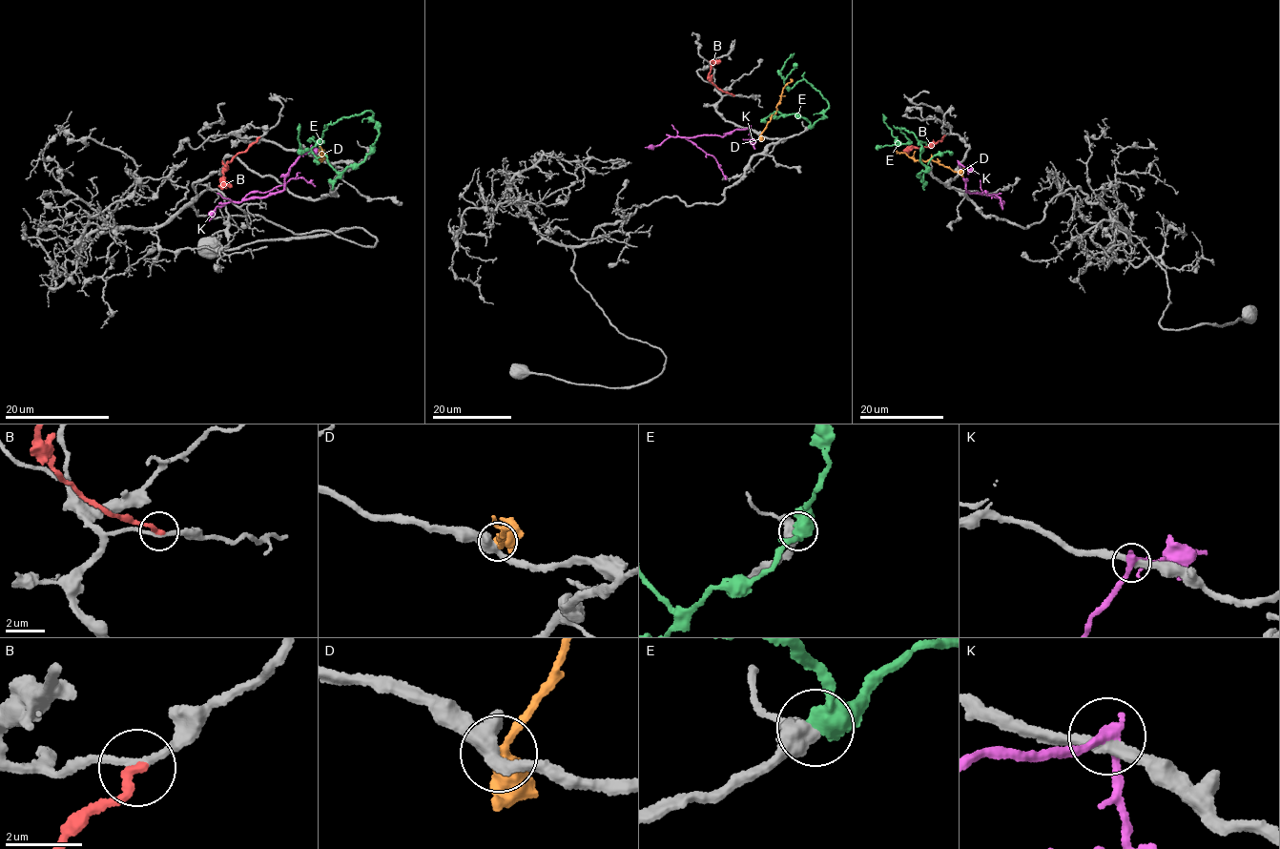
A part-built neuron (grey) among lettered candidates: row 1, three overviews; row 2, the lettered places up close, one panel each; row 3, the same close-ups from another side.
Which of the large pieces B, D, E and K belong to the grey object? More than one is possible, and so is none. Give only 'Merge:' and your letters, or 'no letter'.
Merge: E

